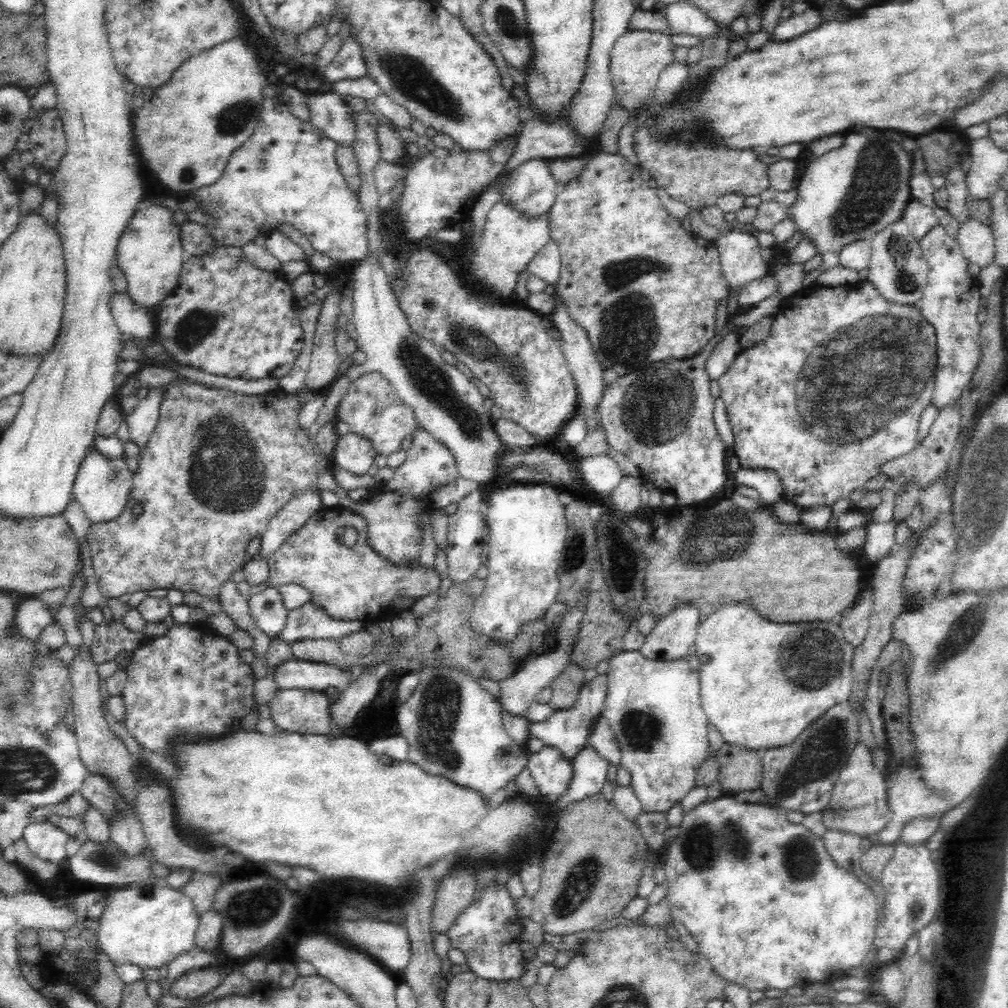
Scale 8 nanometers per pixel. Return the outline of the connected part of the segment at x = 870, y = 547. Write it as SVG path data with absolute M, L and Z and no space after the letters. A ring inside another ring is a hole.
M872 520L866 524L866 540L861 546L866 560L876 564L892 552L895 545L895 525L894 521L874 522Z

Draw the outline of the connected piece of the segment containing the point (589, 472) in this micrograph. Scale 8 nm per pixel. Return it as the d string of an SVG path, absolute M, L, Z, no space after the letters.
M608 455L589 456L578 460L578 465L585 488L600 495L609 494L625 475Z

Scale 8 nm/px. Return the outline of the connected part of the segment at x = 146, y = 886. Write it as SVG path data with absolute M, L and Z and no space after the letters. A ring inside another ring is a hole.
M133 882L108 894L106 909L100 917L97 944L113 963L160 968L195 947L199 915L181 889L156 882Z

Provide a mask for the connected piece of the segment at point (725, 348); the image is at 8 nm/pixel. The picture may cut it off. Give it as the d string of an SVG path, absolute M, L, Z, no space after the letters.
M734 327L728 333L720 338L717 346L714 348L712 355L706 360L706 373L712 380L719 378L730 368L730 364L734 362L734 358L742 352L740 343L738 343L742 329Z

